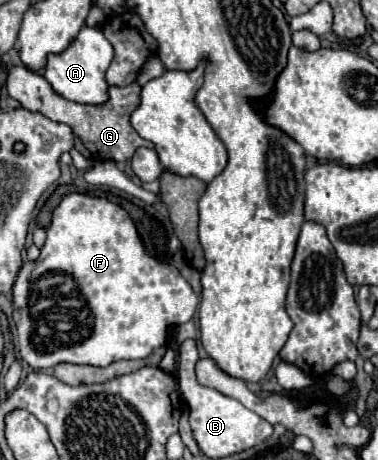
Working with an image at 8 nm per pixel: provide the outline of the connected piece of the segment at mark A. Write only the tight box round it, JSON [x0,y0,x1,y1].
[45,27,113,105]

